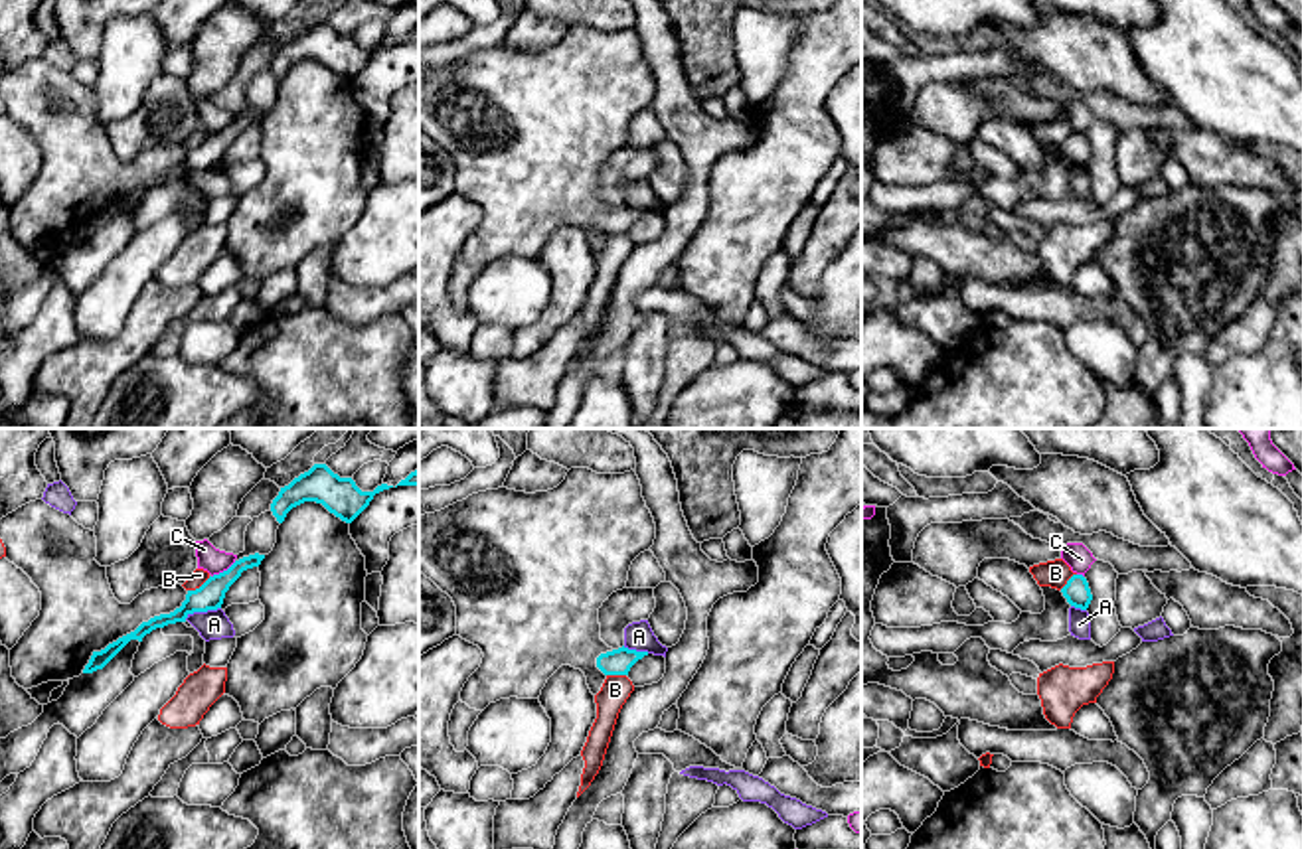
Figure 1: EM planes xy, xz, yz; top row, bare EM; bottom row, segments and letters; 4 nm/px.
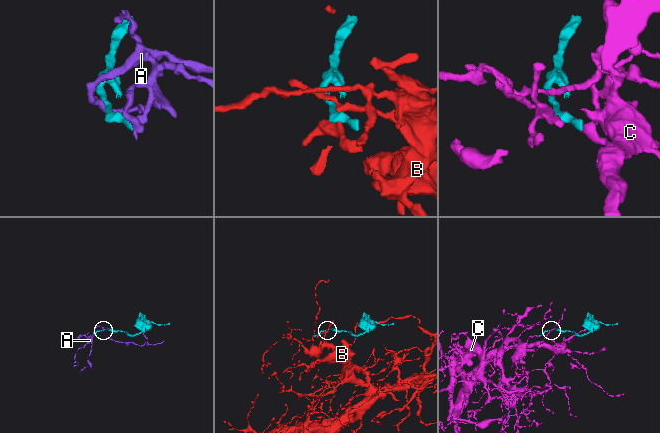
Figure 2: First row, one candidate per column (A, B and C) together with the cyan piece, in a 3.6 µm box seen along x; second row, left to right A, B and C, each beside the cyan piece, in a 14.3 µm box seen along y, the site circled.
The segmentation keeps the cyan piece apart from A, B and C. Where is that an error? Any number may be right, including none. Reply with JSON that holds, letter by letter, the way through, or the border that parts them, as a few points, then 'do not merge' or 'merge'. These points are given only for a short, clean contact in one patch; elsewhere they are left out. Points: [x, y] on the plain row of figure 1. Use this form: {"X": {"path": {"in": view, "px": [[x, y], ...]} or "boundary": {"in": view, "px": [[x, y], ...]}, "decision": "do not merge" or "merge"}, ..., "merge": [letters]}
{"A": {"decision": "do not merge"}, "B": {"decision": "do not merge"}, "C": {"boundary": {"in": "xy", "px": [[236, 119], [212, 135]]}, "decision": "do not merge"}, "merge": []}

